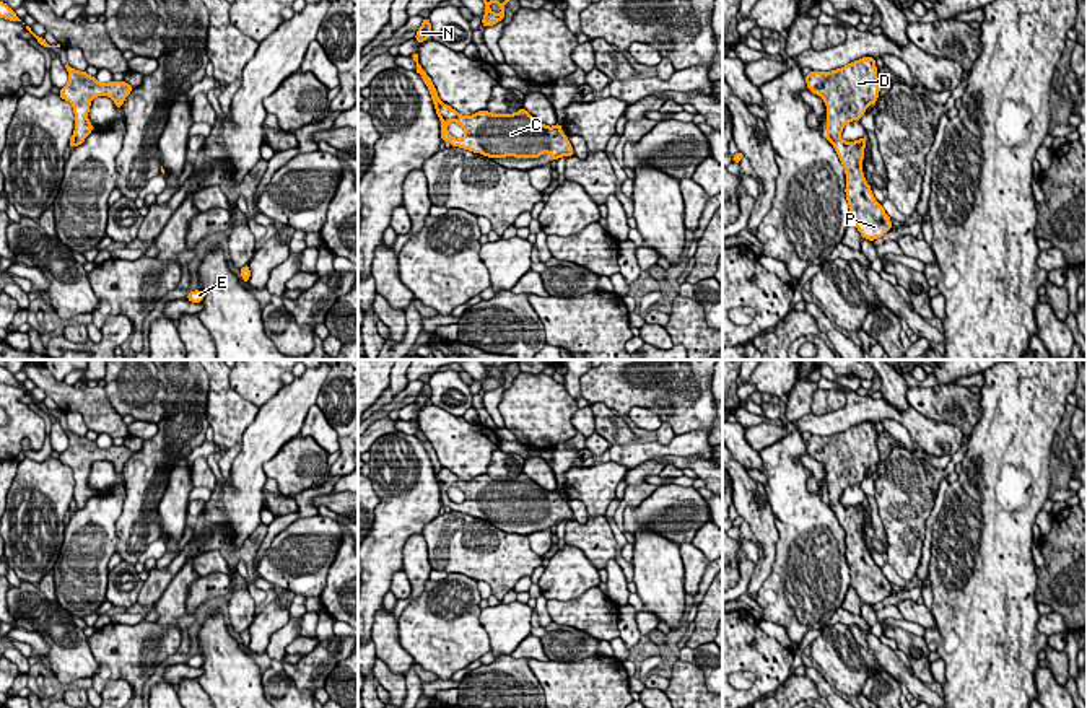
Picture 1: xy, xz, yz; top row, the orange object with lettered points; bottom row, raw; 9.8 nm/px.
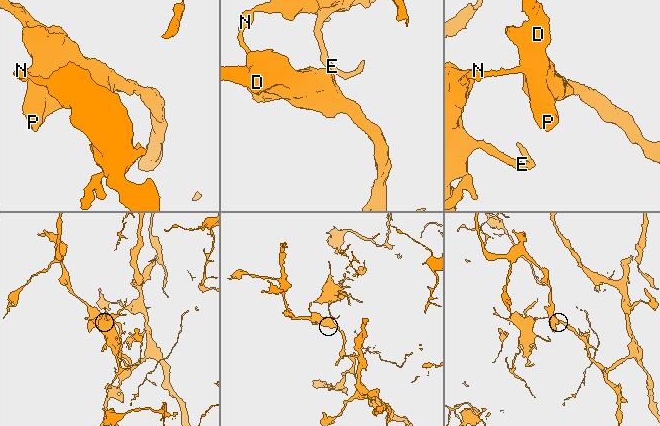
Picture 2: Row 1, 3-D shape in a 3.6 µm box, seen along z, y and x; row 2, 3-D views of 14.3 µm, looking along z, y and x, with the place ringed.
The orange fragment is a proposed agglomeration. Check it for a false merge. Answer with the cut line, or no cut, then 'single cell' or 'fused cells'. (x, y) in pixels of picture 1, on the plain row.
cut in xz along (441, 467), (436, 474); fused cells

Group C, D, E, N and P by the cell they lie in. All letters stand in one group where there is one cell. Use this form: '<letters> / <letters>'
C D P / E N

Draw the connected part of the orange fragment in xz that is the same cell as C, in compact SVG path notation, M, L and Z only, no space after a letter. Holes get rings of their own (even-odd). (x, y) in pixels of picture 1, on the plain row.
M447 469L436 474L441 483L441 503L451 511L459 511L488 522L539 522L548 518L555 526L573 521L573 511L561 496L561 488L544 490L524 472L514 479L491 479L487 474L474 480L461 480ZM457 487L465 500L454 503L447 488Z

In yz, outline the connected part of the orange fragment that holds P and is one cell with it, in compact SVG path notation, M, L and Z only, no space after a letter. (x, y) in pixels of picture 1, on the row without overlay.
M862 422L832 436L812 435L805 441L807 452L827 469L827 500L845 531L851 586L869 605L882 602L892 592L892 586L862 539L861 527L866 522L867 503L845 506L840 498L848 487L861 485L866 474L879 462L874 426L872 422Z

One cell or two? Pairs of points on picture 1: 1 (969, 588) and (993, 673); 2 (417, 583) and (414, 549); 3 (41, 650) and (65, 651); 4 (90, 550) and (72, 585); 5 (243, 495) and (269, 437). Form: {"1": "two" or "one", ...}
{"1": "one", "2": "one", "3": "two", "4": "one", "5": "one"}

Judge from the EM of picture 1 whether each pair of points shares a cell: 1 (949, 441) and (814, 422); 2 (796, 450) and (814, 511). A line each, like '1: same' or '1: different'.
1: same
2: same

